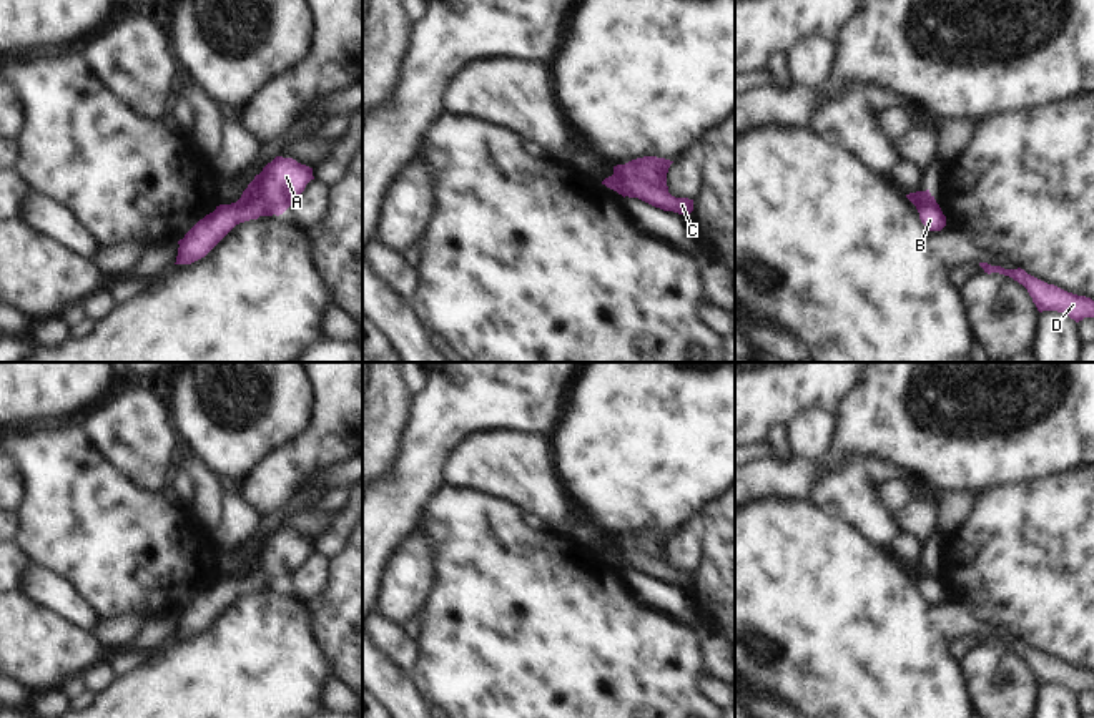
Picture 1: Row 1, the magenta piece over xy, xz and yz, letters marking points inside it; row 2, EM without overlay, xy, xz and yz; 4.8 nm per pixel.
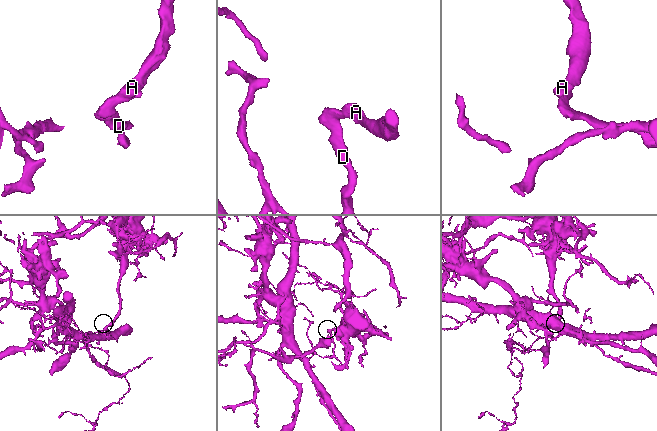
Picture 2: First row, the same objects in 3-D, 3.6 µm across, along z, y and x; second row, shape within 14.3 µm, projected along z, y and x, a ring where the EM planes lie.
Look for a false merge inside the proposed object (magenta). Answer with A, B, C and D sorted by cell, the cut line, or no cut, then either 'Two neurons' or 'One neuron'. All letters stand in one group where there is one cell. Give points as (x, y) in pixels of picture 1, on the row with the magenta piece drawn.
Groups: A / B C D. Split along xz (614, 173), (617, 177), (635, 177), (667, 193). Two neurons.

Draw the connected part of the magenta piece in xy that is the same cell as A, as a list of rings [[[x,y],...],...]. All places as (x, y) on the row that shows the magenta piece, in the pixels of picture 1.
[[[276,156],[254,176],[239,199],[261,201],[269,211],[283,214],[311,180],[314,180],[313,168],[293,158]]]

